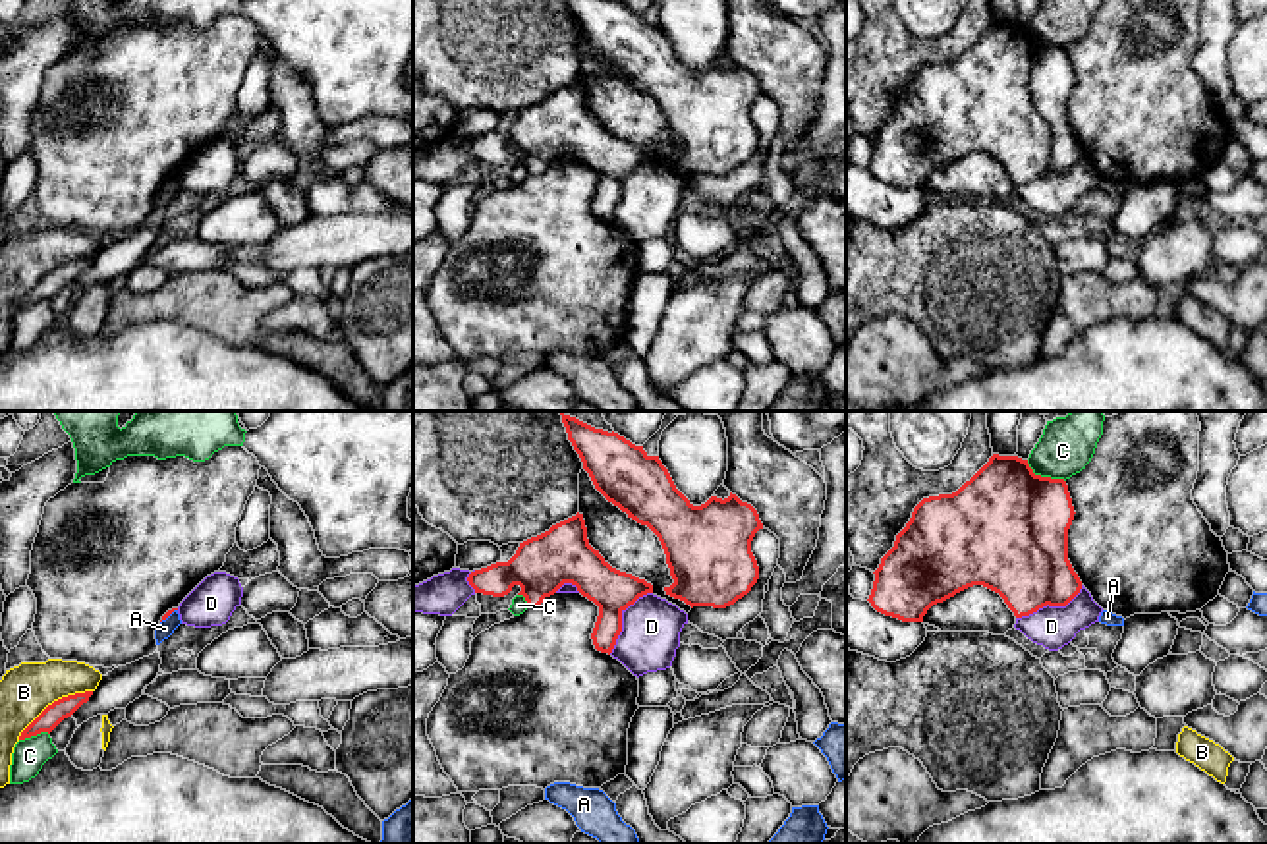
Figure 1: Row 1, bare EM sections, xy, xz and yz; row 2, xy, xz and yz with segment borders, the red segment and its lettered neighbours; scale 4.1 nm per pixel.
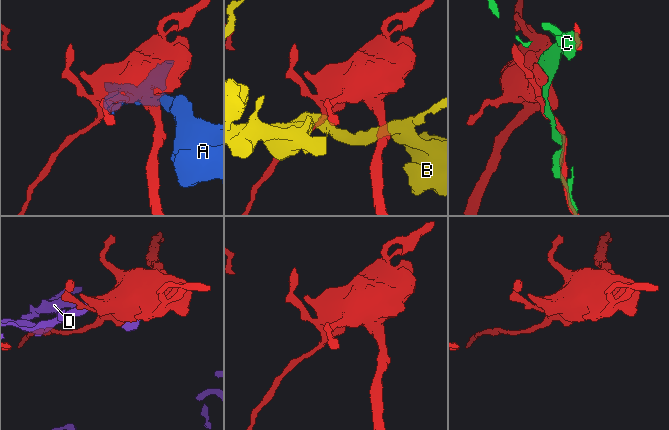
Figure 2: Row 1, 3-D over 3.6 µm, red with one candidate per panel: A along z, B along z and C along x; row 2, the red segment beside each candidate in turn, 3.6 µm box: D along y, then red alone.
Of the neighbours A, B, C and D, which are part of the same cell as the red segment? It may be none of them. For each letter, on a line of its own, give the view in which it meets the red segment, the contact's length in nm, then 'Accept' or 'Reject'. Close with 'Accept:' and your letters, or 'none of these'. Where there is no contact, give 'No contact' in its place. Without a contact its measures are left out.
A: Touches red in xy. Shared border 90 nm. Reject
B: Touches red in xy. Shared border 380 nm. Reject
C: Touches red in yz. Shared border 190 nm. Reject
D: Touches red in xz. Shared border 320 nm. Reject
Accept: none of these

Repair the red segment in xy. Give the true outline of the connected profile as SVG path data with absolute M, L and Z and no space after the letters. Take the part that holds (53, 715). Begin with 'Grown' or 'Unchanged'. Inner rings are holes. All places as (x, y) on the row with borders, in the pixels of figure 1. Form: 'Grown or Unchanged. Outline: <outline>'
Unchanged. Outline: M93 691L62 697L48 705L19 736L19 740L52 732L64 718L71 717L83 703L89 701Z

